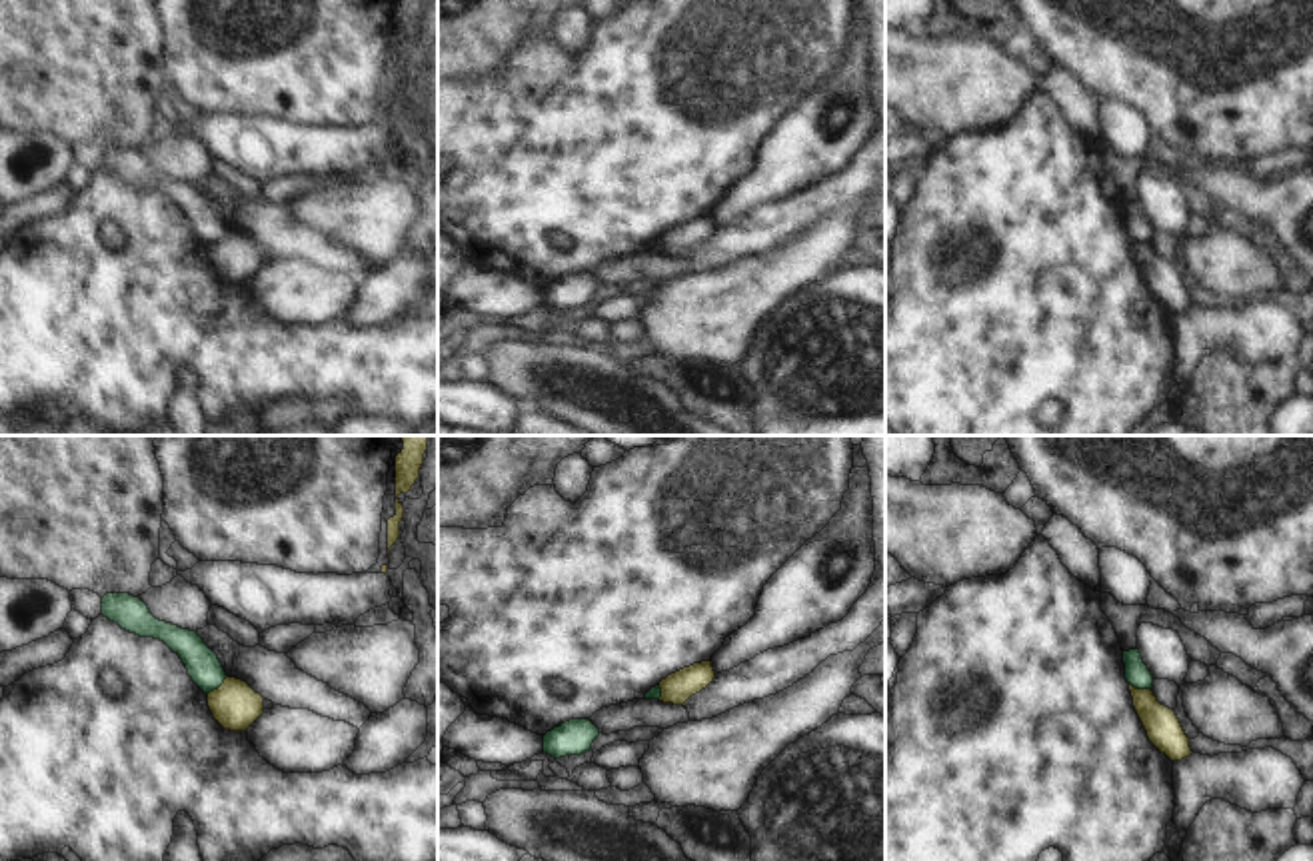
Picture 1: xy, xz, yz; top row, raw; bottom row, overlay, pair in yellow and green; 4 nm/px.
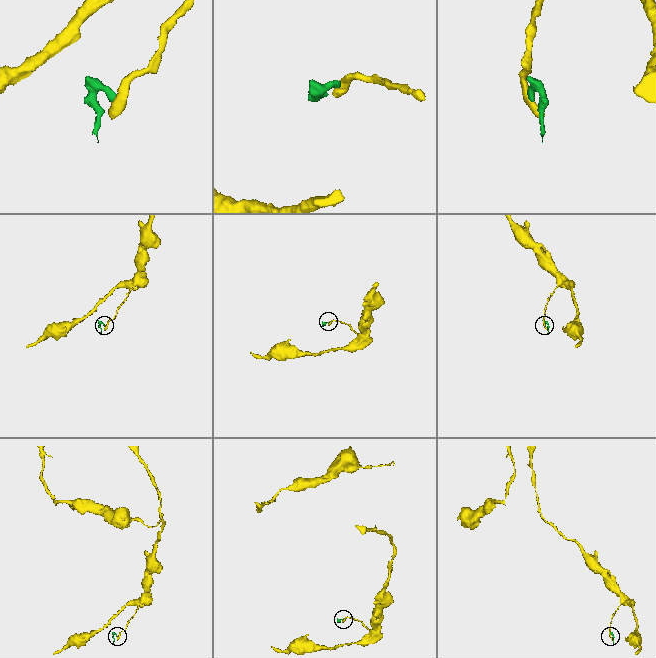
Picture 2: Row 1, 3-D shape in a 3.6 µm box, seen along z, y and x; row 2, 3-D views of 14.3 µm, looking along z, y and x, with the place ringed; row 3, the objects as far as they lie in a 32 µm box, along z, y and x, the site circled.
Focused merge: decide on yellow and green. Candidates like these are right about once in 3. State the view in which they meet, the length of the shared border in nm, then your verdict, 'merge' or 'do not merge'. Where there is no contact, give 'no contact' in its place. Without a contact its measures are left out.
contact in xy; length 110 nm; do not merge

